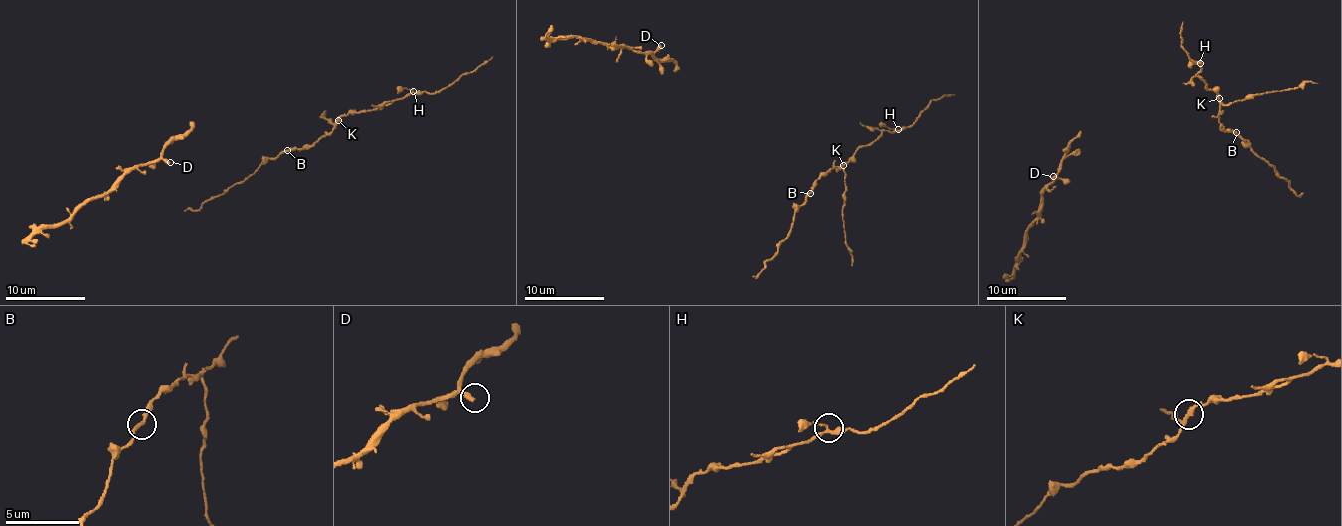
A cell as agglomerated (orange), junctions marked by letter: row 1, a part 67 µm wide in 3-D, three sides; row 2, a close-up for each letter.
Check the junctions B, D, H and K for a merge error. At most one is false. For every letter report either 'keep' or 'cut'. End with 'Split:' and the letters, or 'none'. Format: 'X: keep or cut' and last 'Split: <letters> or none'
B: keep
D: keep
H: keep
K: cut
Split: K

